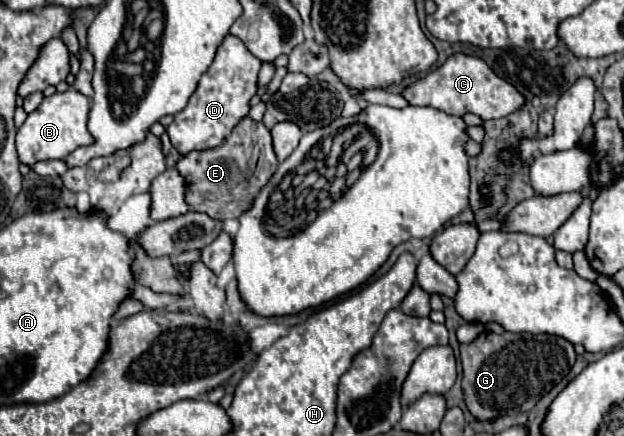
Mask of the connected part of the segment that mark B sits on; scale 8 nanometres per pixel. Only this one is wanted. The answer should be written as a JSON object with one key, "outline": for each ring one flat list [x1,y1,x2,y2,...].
{"outline":[[74,88,44,98,42,104,34,112,30,112,24,124,16,130,18,160,32,168,36,162,66,158,78,146,90,144,92,136,86,128,88,112,90,112,90,100,84,94,78,94]]}

